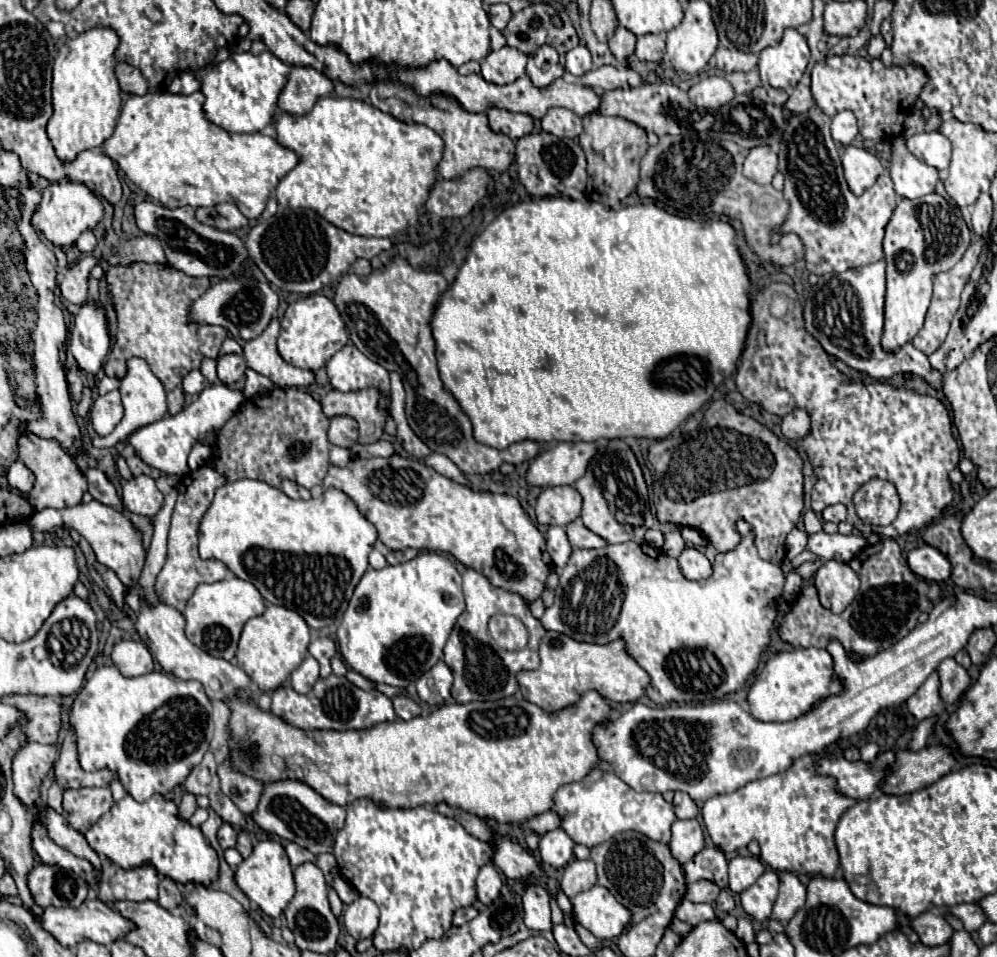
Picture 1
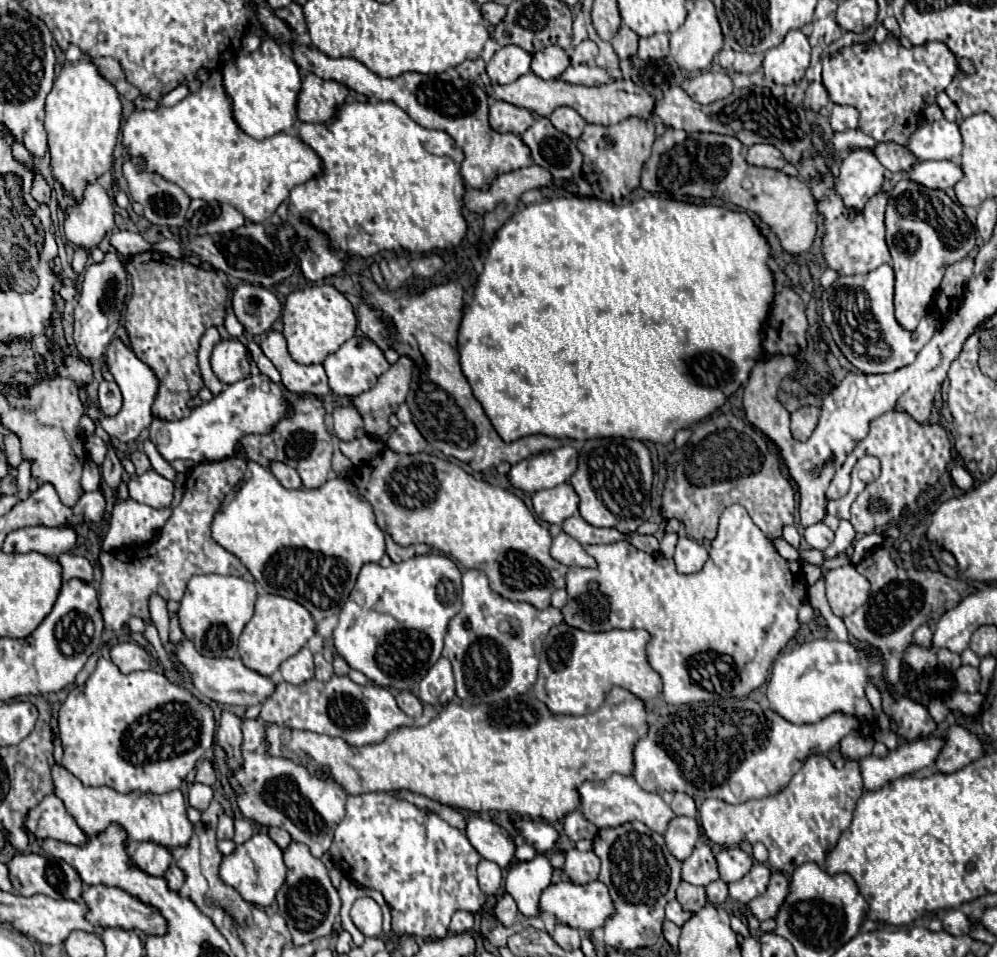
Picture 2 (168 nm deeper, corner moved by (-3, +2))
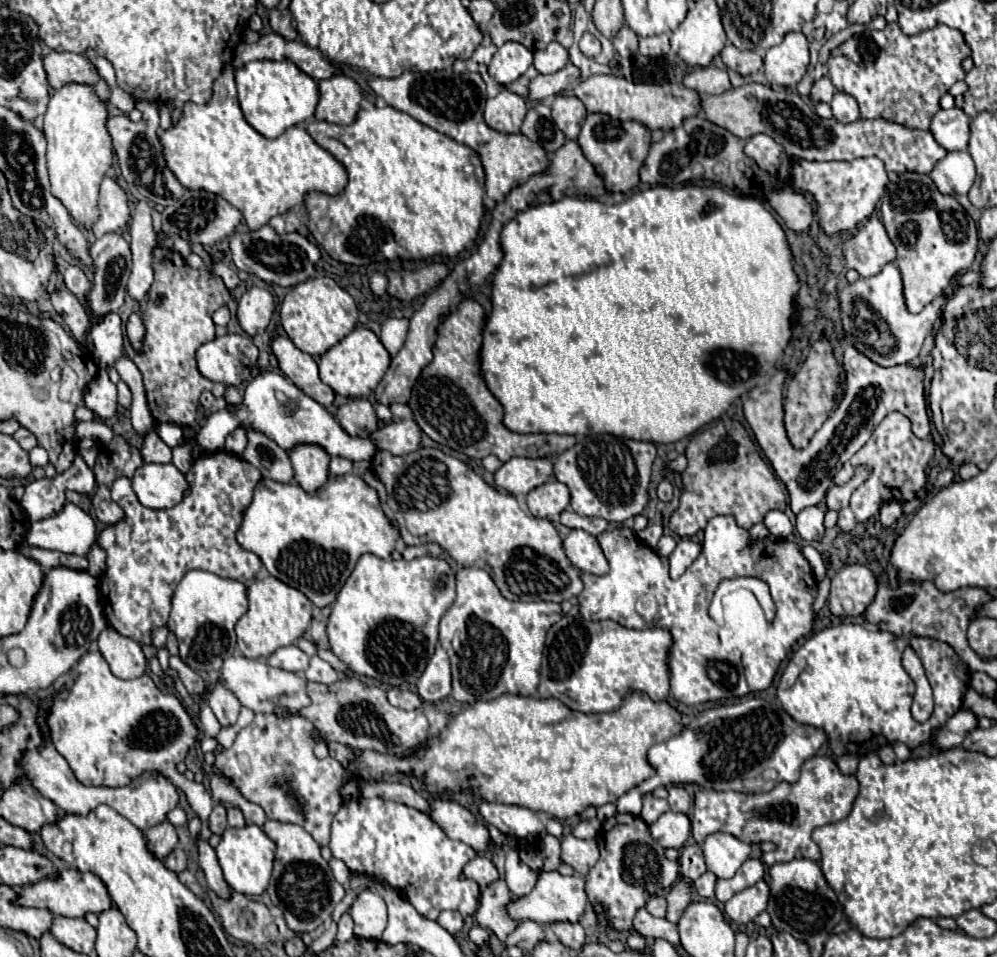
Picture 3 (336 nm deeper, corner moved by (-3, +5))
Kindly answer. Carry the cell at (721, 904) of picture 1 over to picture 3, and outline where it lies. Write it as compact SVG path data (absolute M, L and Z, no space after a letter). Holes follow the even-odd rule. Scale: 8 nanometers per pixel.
M706 871L702 877L698 877L698 881L694 881L694 889L698 895L706 897L706 899L714 899L714 893L716 893L716 881L718 877L710 871Z

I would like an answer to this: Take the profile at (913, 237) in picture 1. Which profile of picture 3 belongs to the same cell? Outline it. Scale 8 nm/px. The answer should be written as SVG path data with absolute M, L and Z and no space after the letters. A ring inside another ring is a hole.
M902 173L896 181L890 181L886 185L886 191L880 199L880 211L882 211L882 223L888 231L888 237L892 239L896 251L898 251L898 267L904 281L904 301L906 309L910 313L920 313L924 305L928 305L938 293L944 293L946 287L952 283L952 279L968 271L968 267L974 261L974 255L978 251L978 231L972 221L972 217L966 217L964 207L952 197L944 195L936 189L936 185L930 181L928 175L920 173Z

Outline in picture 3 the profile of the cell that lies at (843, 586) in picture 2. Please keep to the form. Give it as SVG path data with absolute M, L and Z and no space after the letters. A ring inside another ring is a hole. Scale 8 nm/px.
M842 565L832 575L828 607L836 617L858 617L876 595L876 579L864 565Z

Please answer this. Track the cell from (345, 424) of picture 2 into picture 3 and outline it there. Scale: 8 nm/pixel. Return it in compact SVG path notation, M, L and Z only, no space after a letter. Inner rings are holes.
M350 399L336 413L342 429L352 437L370 437L378 429L374 405L368 399Z

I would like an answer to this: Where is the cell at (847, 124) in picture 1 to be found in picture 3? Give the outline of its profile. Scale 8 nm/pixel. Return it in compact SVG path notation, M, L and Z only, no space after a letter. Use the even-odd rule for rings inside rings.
M836 93L830 107L834 111L834 119L840 121L840 123L854 123L854 121L860 119L856 99L846 95L846 93Z

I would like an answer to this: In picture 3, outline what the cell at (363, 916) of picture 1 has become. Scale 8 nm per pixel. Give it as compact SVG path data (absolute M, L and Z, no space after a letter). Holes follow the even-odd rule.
M370 889L362 891L350 907L354 919L354 935L362 939L380 939L386 927L386 903Z

